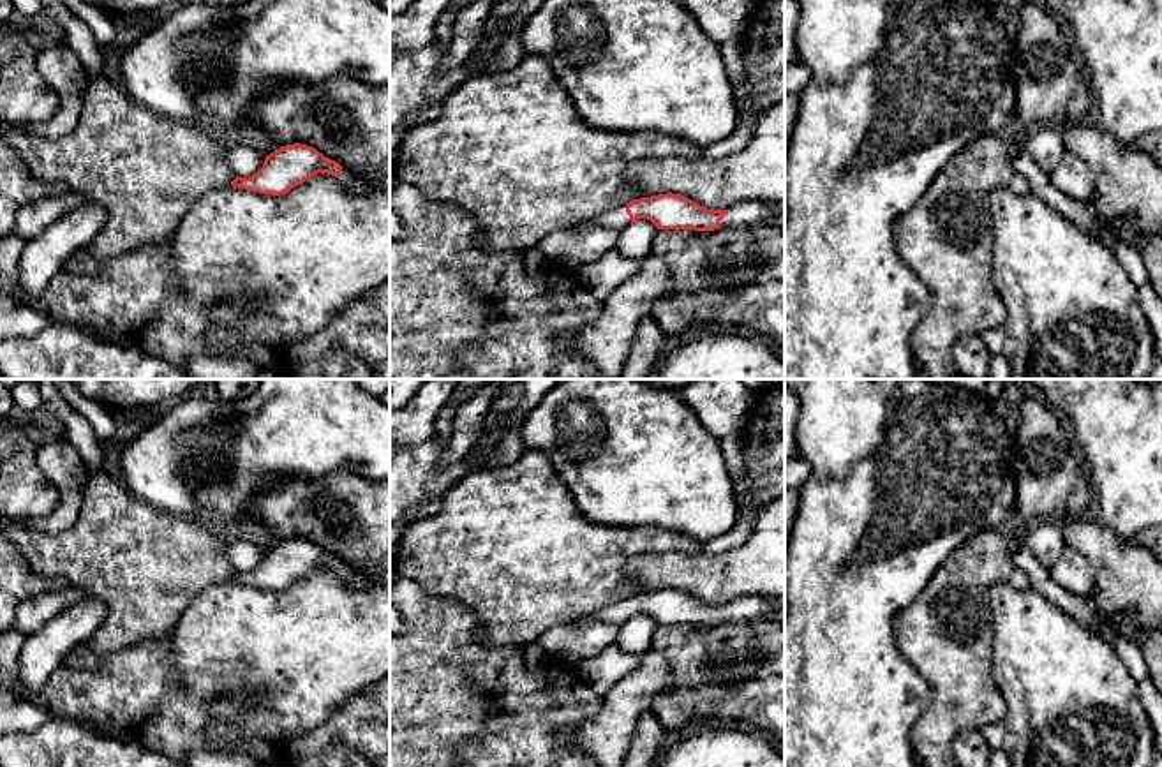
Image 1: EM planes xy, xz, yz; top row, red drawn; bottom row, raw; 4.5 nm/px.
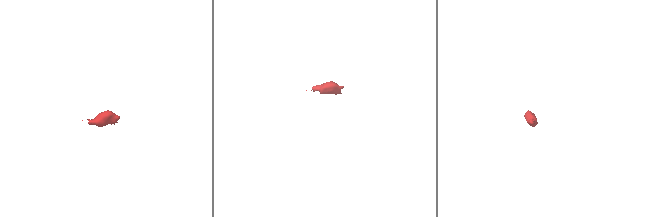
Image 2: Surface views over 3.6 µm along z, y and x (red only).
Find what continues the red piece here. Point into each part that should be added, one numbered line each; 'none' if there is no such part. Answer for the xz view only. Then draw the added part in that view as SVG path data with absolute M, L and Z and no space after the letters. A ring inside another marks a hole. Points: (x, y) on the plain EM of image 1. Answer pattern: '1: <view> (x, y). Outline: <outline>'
1: xz (750, 607). Outline: M760 594L739 596L726 603L726 610L719 615L719 622L767 619L776 605L776 601Z
2: xz (618, 614). Outline: M626 599L615 603L615 605L610 605L589 617L584 617L580 621L577 621L577 624L589 624L589 622L614 622L617 626L621 626L624 621L628 621L631 615L629 615L629 610L626 607Z

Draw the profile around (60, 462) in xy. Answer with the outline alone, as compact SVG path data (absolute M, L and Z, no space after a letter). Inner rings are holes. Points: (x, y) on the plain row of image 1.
M69 441L37 446L37 464L58 492L58 506L46 517L28 520L41 532L60 532L71 527L79 513L88 467Z

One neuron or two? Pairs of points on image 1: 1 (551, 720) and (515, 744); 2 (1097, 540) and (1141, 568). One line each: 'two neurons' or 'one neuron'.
1: one neuron
2: one neuron

